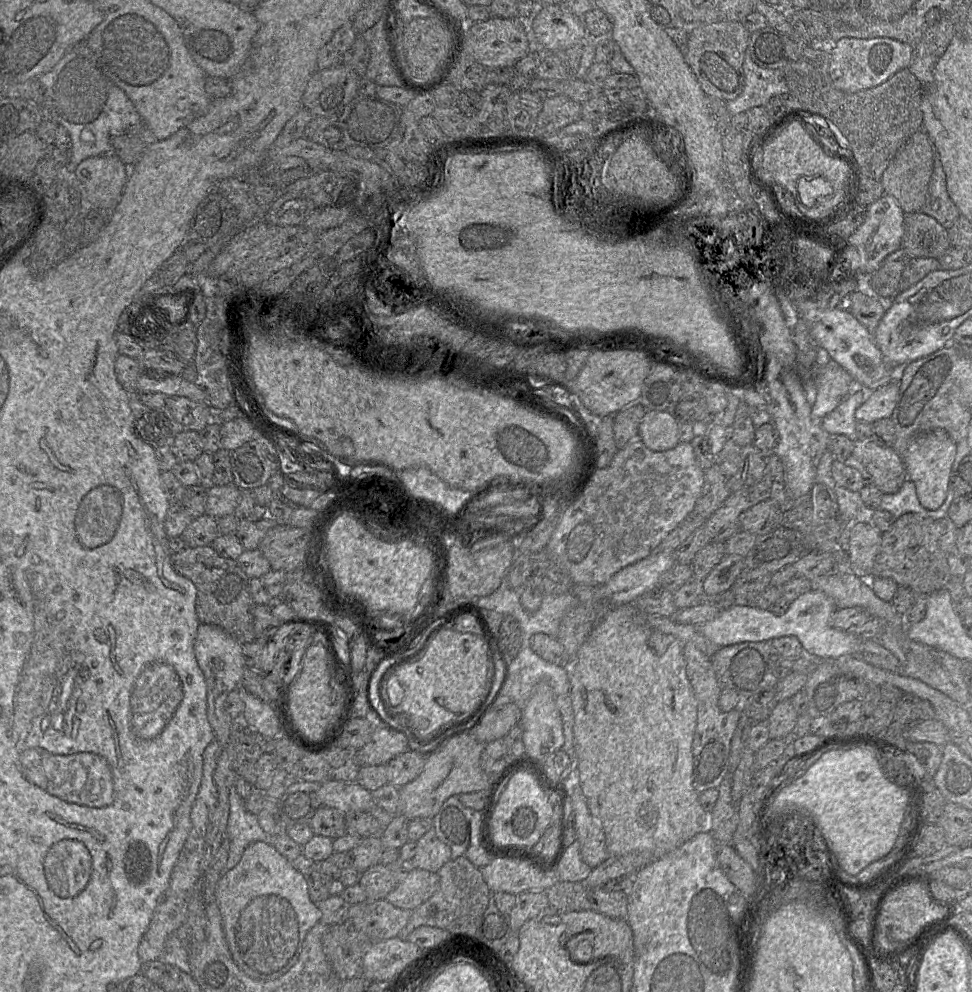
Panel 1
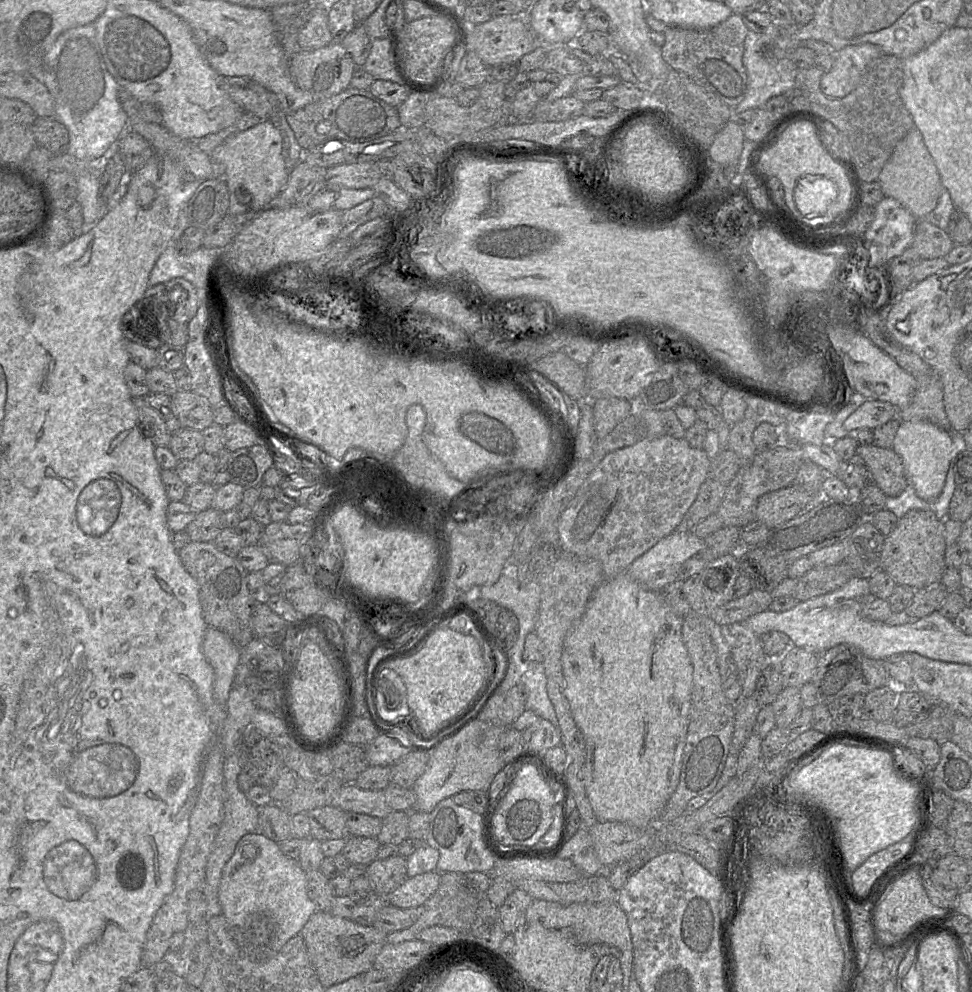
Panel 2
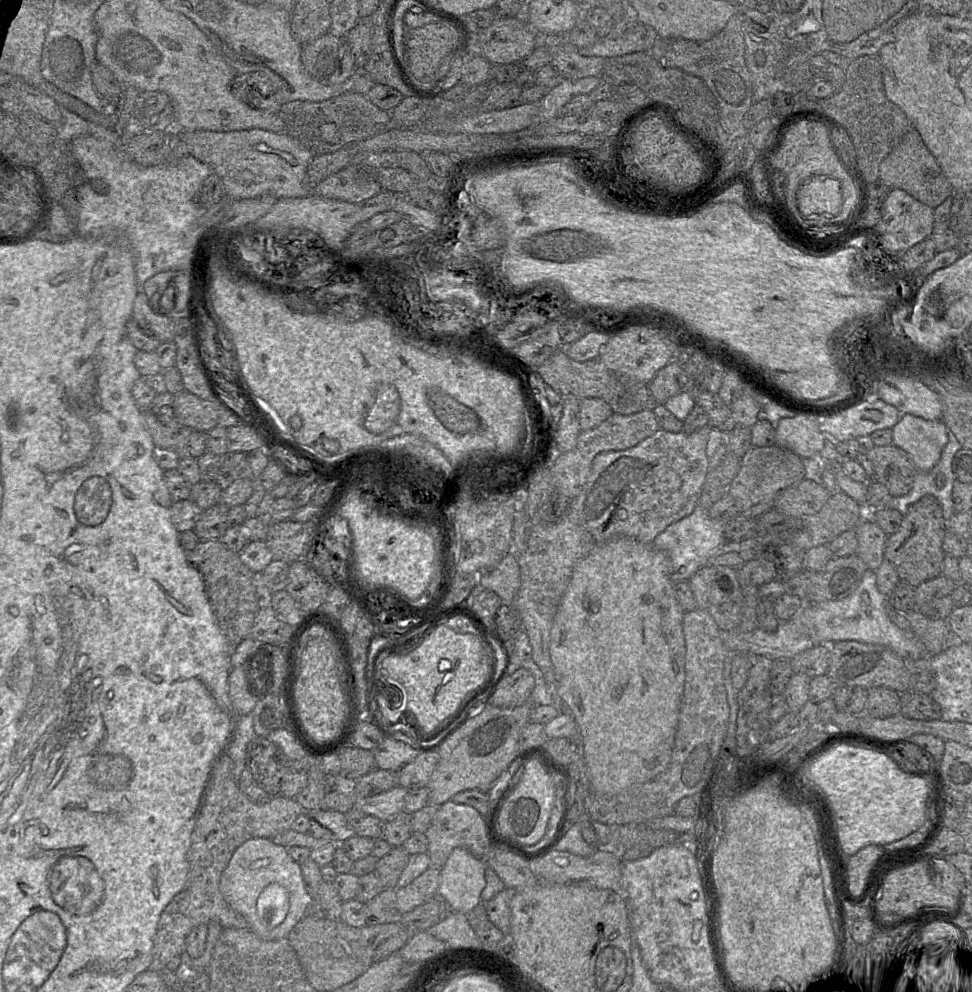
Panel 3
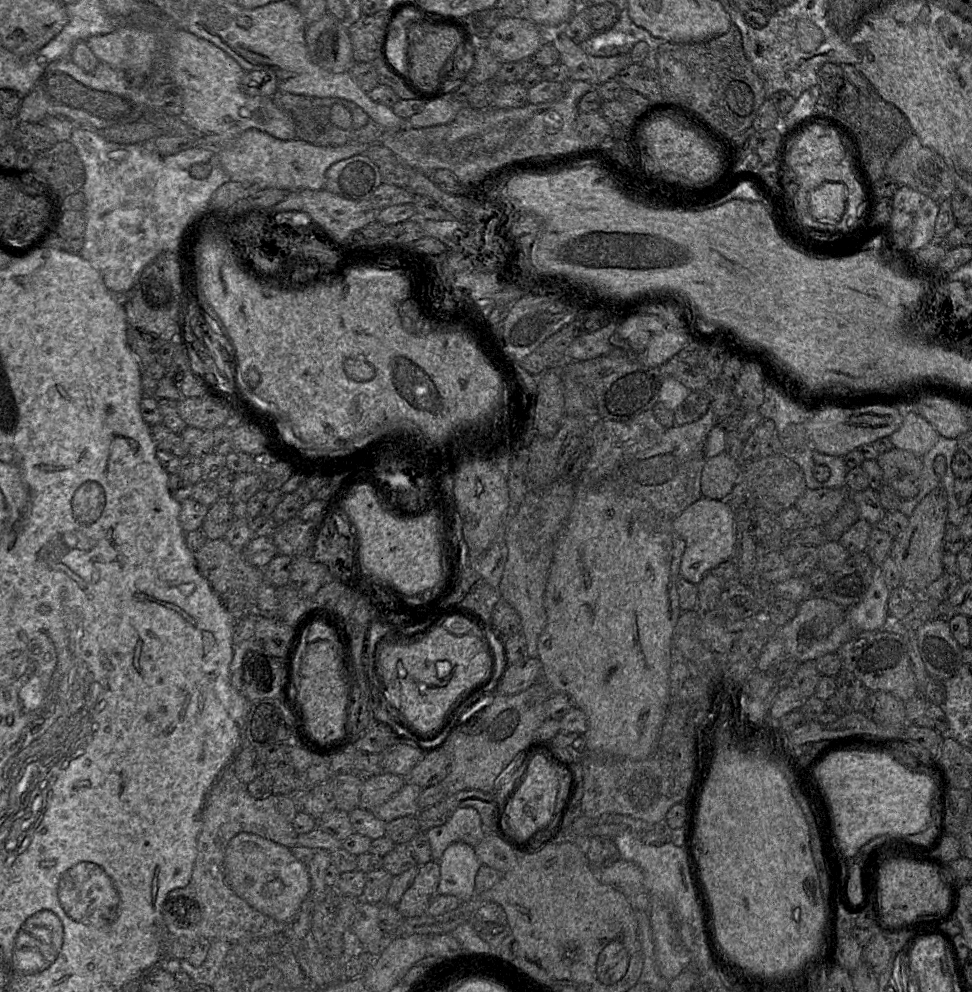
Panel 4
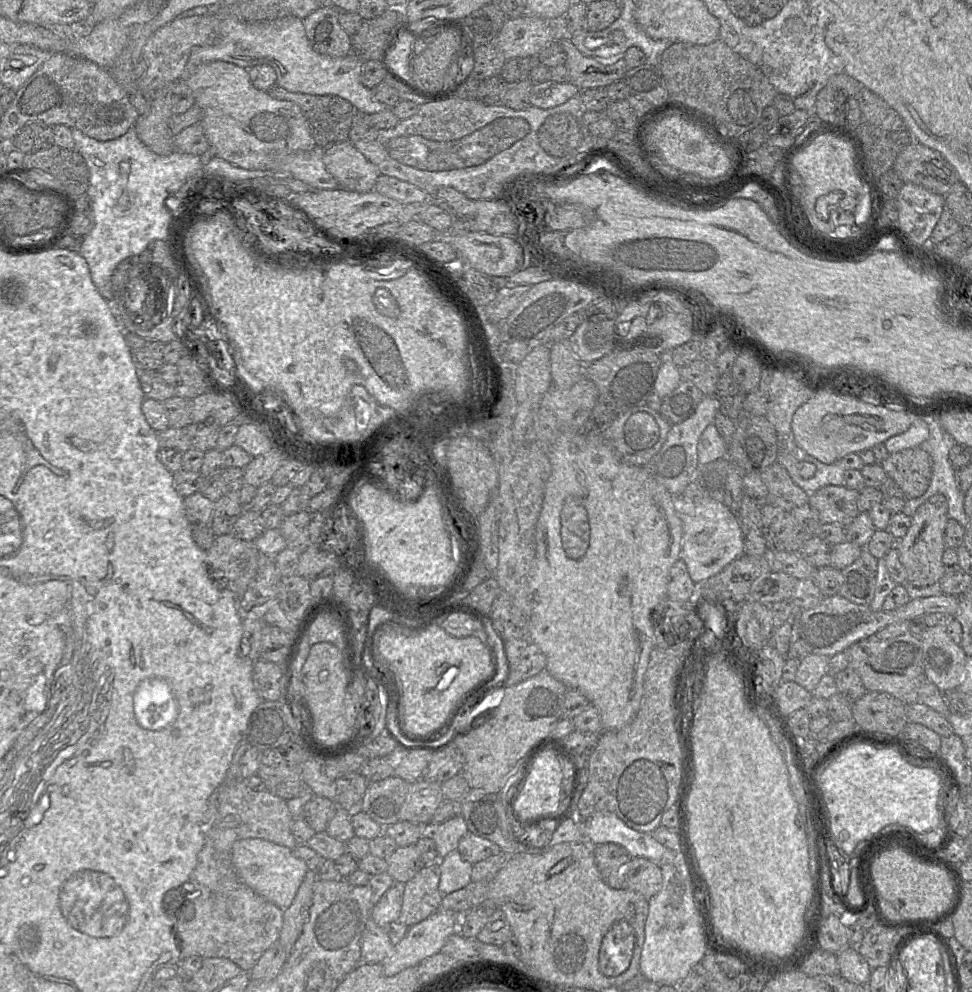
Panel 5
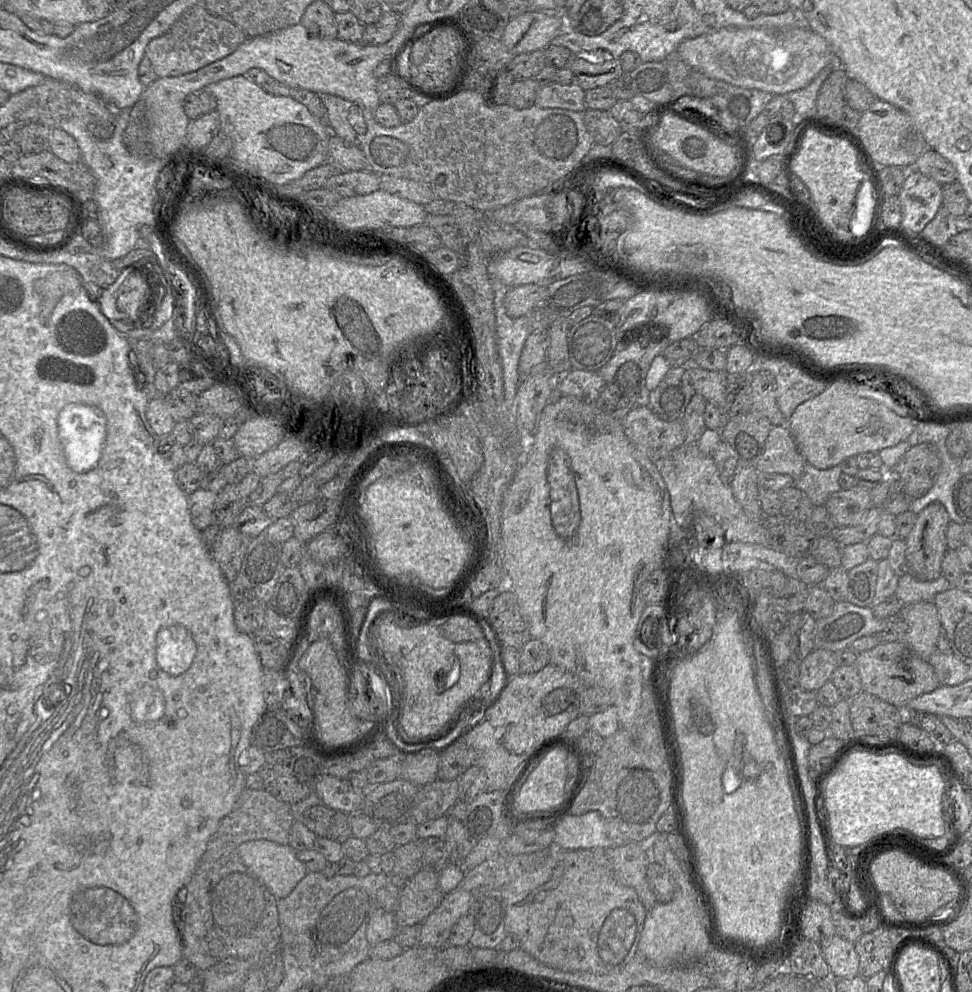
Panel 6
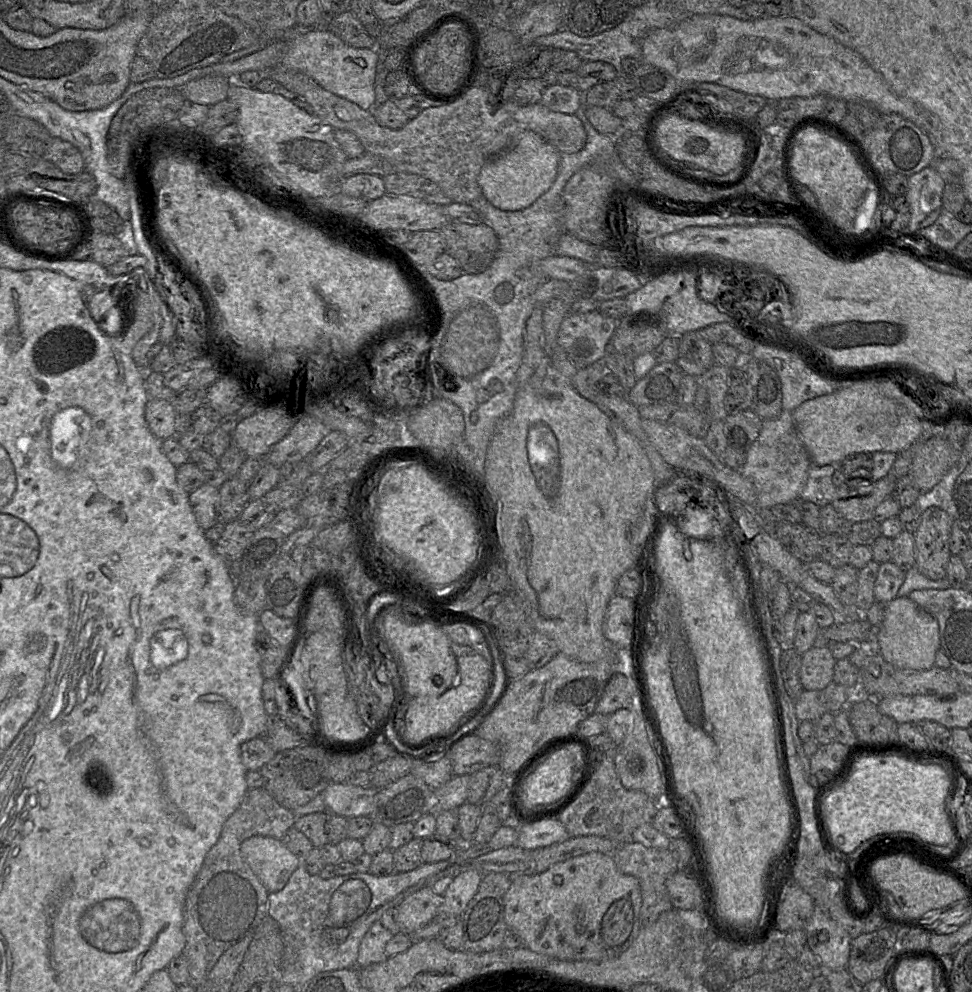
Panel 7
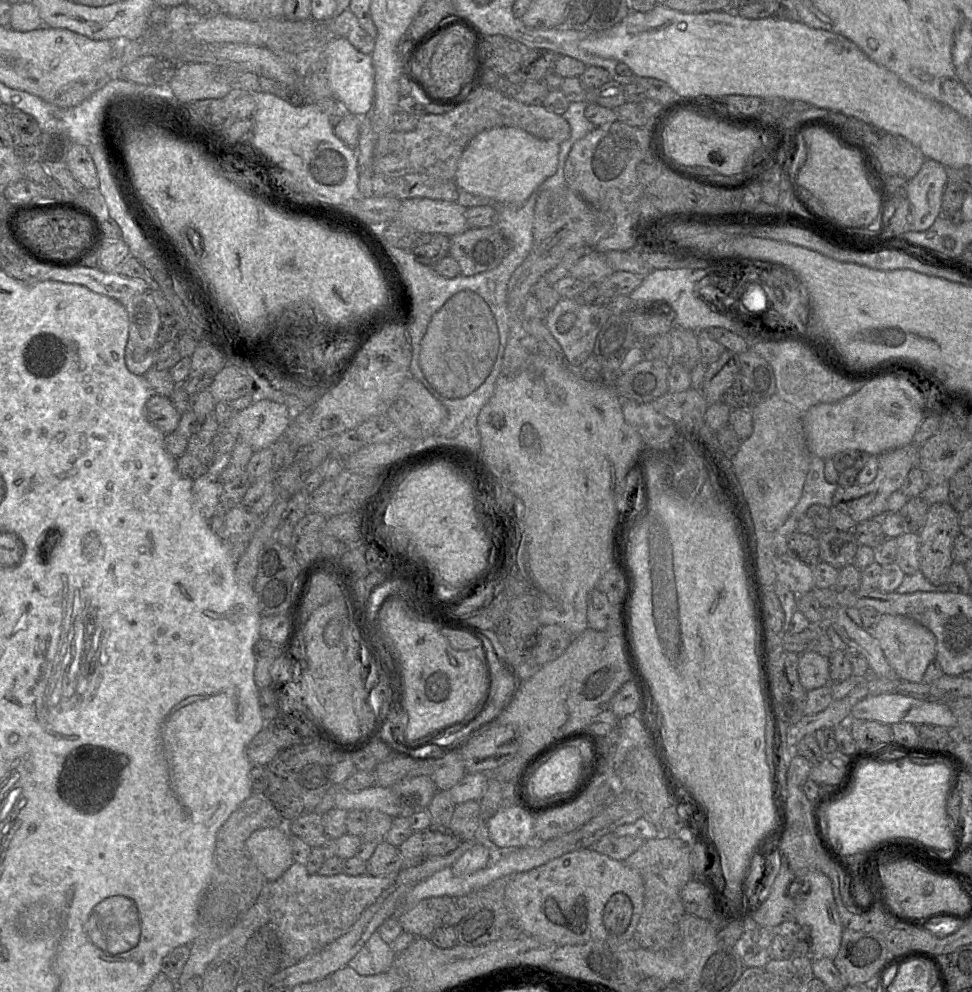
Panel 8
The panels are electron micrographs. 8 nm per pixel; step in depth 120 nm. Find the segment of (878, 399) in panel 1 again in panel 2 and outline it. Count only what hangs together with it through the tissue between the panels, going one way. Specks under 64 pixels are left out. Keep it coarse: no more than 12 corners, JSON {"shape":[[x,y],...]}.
{"shape":[[865,400],[844,421],[849,433],[898,415],[889,402]]}

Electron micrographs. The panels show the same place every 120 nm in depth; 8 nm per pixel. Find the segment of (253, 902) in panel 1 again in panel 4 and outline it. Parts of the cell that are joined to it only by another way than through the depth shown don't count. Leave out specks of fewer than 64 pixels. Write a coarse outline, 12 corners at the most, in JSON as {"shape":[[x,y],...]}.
{"shape":[[240,833],[226,882],[253,909],[288,924],[310,894],[291,848]]}

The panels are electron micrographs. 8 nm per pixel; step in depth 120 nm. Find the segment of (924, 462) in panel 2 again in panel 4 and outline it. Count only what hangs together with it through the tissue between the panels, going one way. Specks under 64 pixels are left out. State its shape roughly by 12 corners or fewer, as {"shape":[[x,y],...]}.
{"shape":[[908,410],[889,439],[893,447],[922,457],[938,432],[925,418]]}

